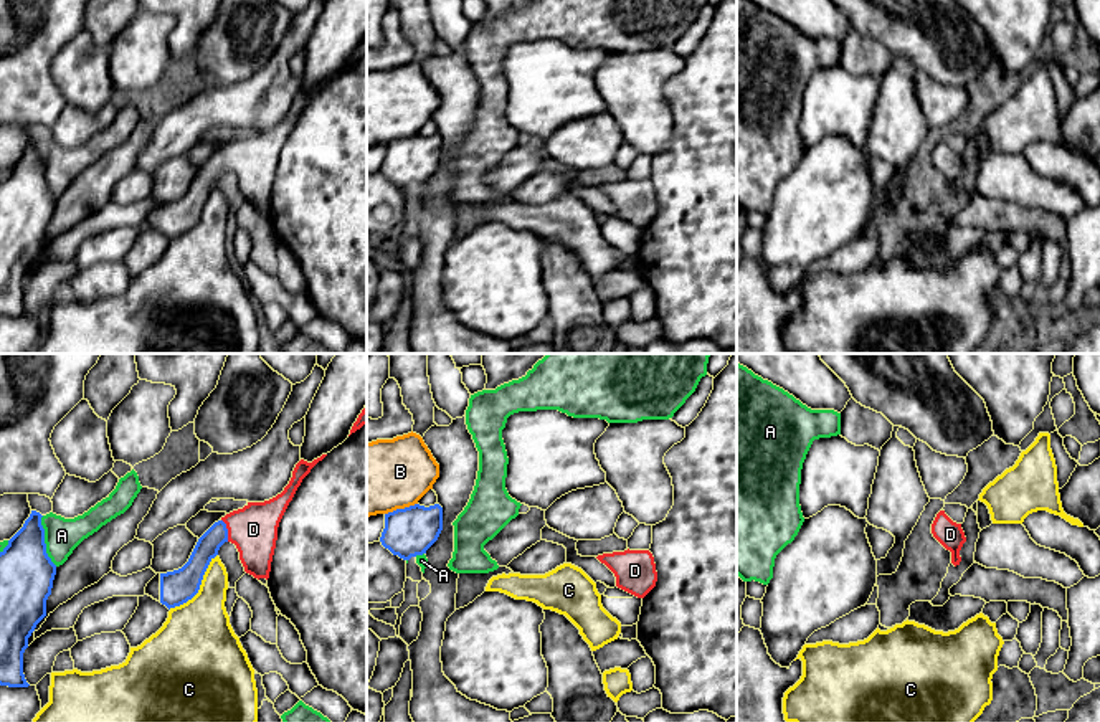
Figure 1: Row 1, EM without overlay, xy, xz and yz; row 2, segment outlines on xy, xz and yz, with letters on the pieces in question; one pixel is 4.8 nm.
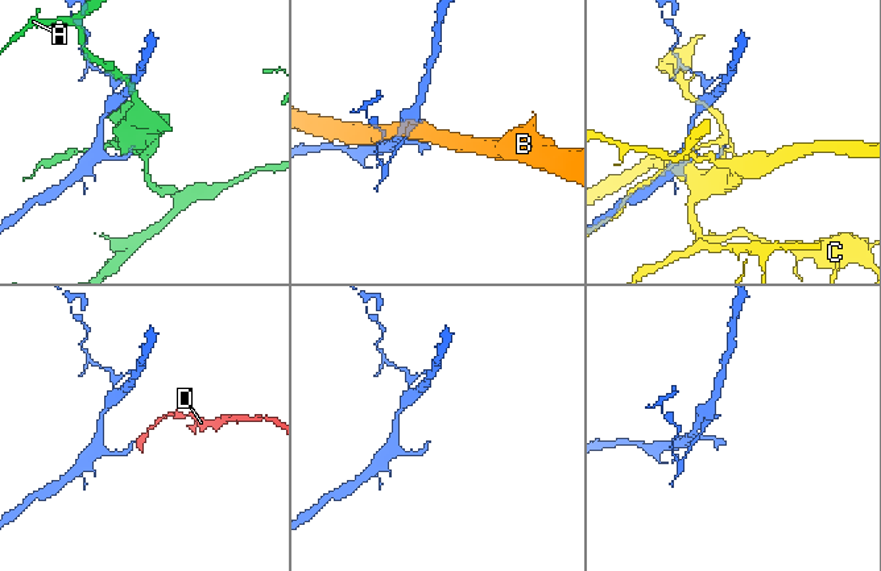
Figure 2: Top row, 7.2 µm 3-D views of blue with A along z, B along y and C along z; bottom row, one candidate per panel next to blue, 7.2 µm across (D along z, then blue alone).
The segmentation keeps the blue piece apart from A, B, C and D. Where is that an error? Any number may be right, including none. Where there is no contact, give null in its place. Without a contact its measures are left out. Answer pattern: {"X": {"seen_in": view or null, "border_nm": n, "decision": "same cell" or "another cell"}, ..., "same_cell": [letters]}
{"A": {"seen_in": "xy", "border_nm": 260, "decision": "another cell"}, "B": {"seen_in": "xz", "border_nm": 170, "decision": "another cell"}, "C": {"seen_in": "xy", "border_nm": 360, "decision": "another cell"}, "D": {"seen_in": "xy", "border_nm": 120, "decision": "same cell"}, "same_cell": ["D"]}

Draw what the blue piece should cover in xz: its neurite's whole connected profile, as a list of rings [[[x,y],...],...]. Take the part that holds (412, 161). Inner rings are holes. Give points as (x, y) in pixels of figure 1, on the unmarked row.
[[[420,134],[385,144],[380,172],[403,190],[423,185],[443,160],[443,137]]]

